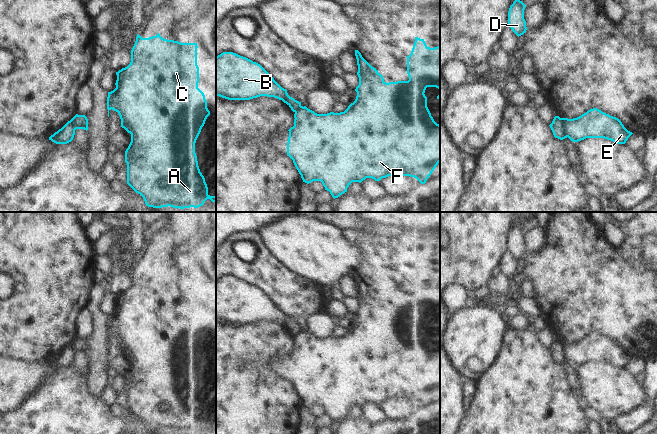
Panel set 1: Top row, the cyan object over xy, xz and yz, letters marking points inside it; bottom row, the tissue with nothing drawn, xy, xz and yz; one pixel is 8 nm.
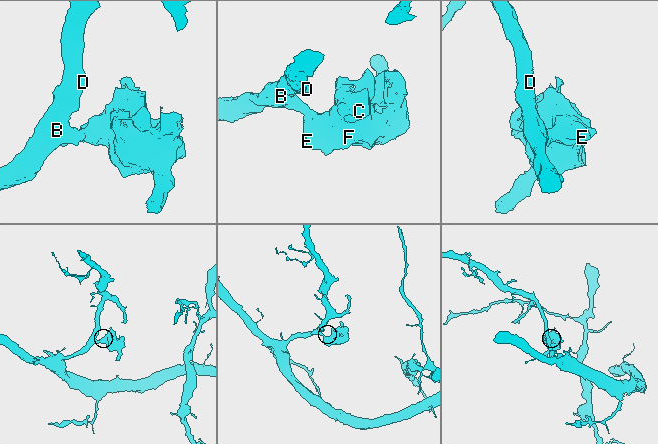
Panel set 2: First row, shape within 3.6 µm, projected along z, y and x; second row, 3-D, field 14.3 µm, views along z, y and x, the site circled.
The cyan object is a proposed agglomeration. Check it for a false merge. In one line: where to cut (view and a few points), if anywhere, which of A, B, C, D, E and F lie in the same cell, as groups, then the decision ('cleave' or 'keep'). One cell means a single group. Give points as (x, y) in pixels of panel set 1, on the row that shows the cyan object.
cut yz (560, 118), (564, 131), (568, 136); groups A C E F / B D; cleave

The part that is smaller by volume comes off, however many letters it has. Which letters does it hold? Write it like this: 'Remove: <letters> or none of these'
Remove: A, C, E, F

